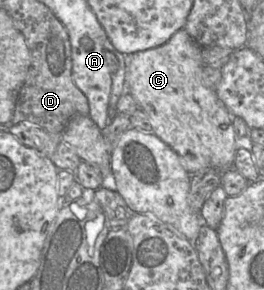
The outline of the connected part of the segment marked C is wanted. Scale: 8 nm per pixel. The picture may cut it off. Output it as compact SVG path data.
M182 28L159 47L125 55L125 93L130 93L139 107L148 115L154 134L177 153L189 174L207 167L214 167L221 171L233 168L237 149L232 115L218 98L216 91L202 83L201 72L204 63L201 52L202 48Z

